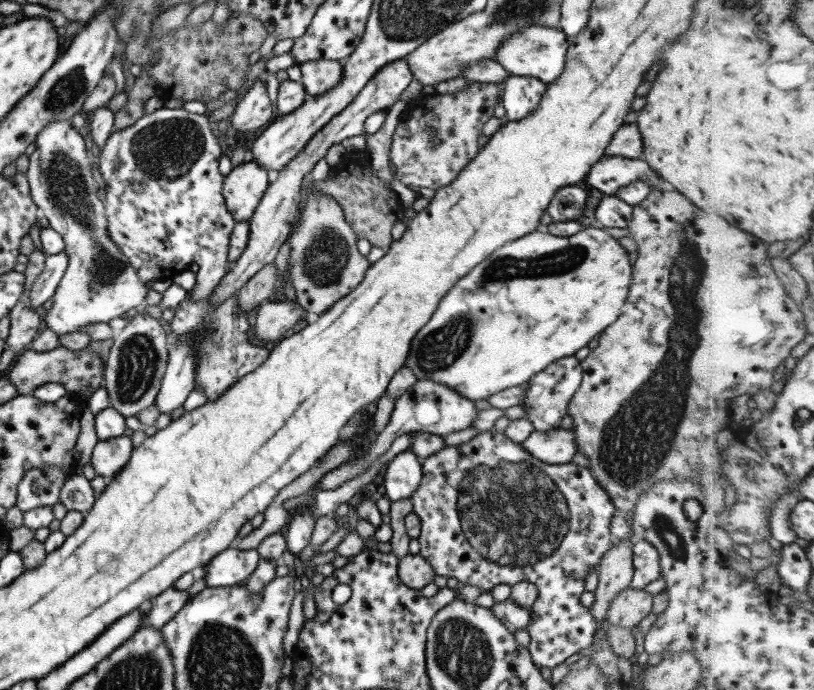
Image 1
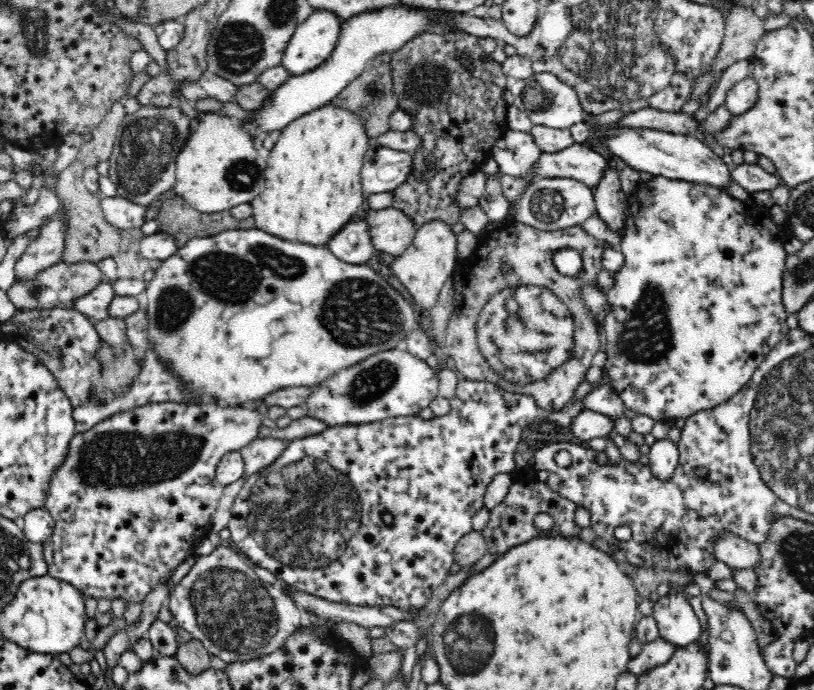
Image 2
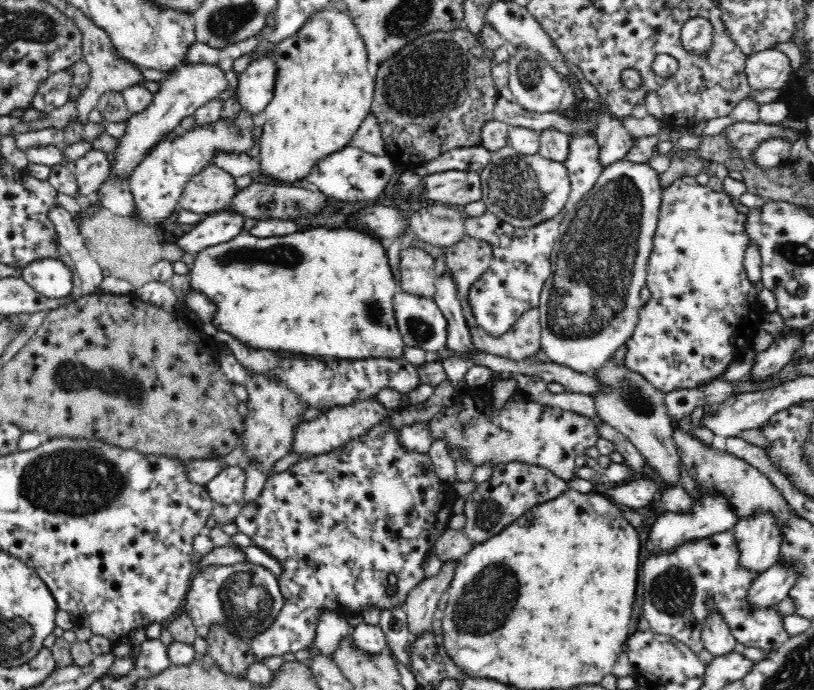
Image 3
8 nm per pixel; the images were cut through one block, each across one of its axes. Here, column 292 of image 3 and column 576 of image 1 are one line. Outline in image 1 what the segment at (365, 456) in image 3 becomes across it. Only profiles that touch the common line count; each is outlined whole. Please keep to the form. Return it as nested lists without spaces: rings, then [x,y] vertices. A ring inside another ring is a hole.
[[[495,430],[478,432],[465,444],[444,447],[436,454],[426,457],[421,461],[421,464],[422,475],[419,484],[408,499],[410,500],[413,514],[419,517],[420,532],[416,538],[419,543],[418,555],[427,561],[433,572],[437,576],[455,578],[457,582],[462,582],[464,585],[476,586],[482,591],[488,592],[497,584],[504,583],[509,587],[523,581],[534,584],[537,594],[535,600],[529,606],[530,622],[526,626],[526,631],[530,636],[530,641],[526,648],[529,651],[529,658],[531,658],[533,666],[537,669],[553,669],[555,666],[563,663],[571,654],[579,652],[581,648],[587,648],[592,642],[596,622],[590,615],[590,609],[579,603],[579,596],[584,591],[584,580],[588,575],[588,570],[598,566],[602,555],[606,554],[615,541],[615,538],[609,532],[609,522],[613,514],[617,512],[615,505],[610,501],[602,486],[599,486],[590,470],[587,467],[583,468],[572,465],[571,462],[559,465],[549,465],[540,462],[533,458],[531,454],[527,454],[525,450],[521,450],[521,446],[511,442],[511,439],[507,438],[502,432],[498,433]]]

